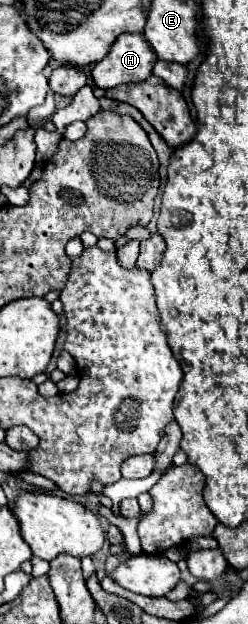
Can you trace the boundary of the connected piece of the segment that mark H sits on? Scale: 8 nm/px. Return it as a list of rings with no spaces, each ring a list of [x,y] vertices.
[[[124,33],[114,41],[110,53],[94,65],[92,79],[100,89],[122,83],[140,83],[152,75],[156,53],[142,33]]]

